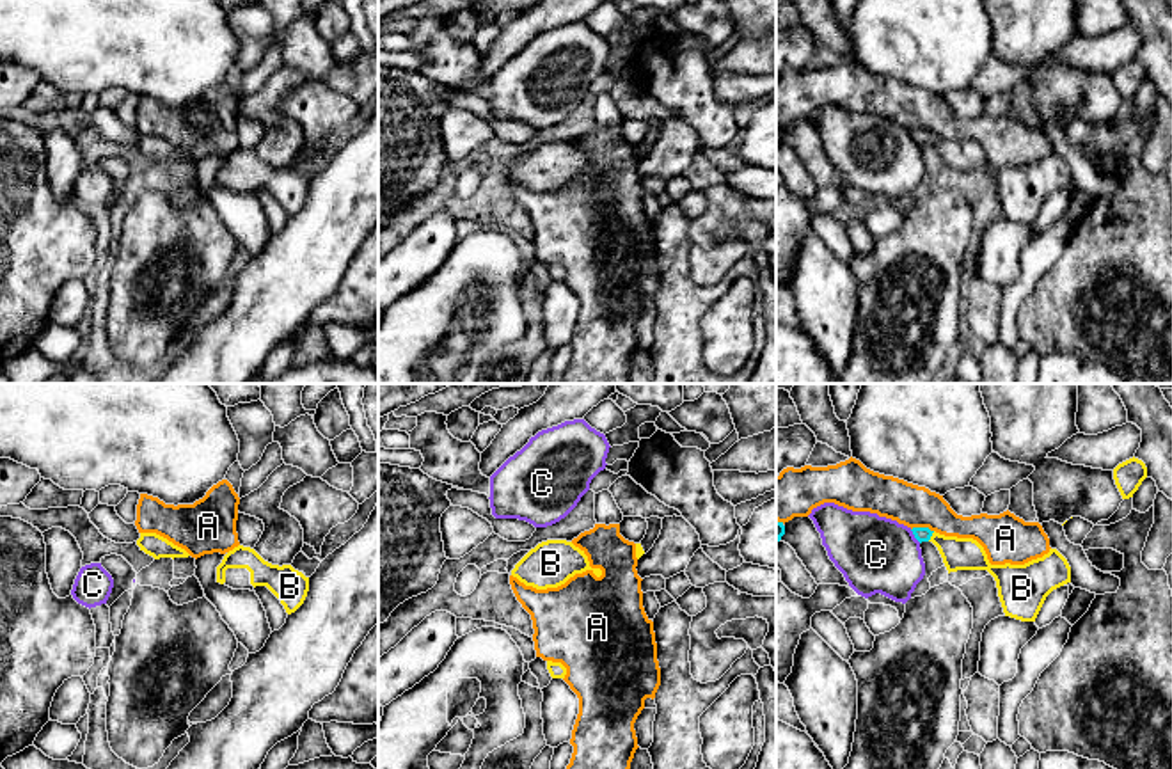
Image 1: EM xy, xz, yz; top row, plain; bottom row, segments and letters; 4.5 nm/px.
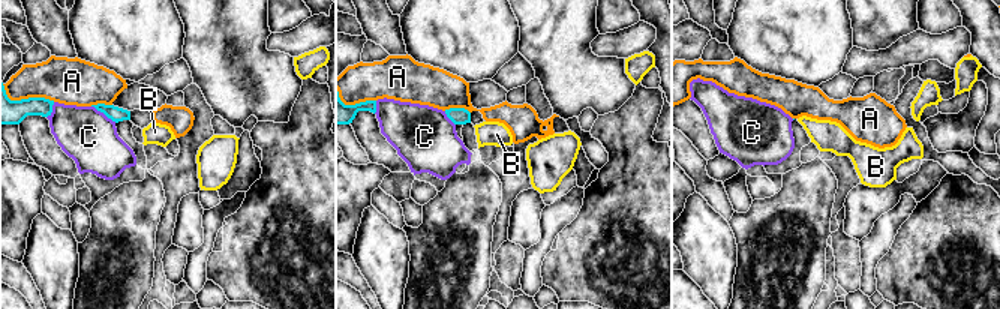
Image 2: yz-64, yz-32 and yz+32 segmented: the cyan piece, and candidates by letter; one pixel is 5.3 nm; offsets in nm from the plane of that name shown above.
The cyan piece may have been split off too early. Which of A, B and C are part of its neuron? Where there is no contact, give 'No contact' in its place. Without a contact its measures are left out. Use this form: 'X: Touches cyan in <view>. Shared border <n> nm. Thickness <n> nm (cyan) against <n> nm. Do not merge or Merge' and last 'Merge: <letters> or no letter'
A: Touches cyan in yz. Shared border 110 nm. Thickness 60 nm (cyan) against 190 nm. Do not merge
B: Touches cyan in yz. Shared border 60 nm. Thickness 60 nm (cyan) against 140 nm. Merge
C: Touches cyan in yz. Shared border 80 nm. Thickness 60 nm (cyan) against 340 nm. Do not merge
Merge: B

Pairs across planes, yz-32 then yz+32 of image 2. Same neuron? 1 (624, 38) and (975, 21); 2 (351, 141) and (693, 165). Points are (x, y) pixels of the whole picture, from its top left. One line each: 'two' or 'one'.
1: two
2: one

